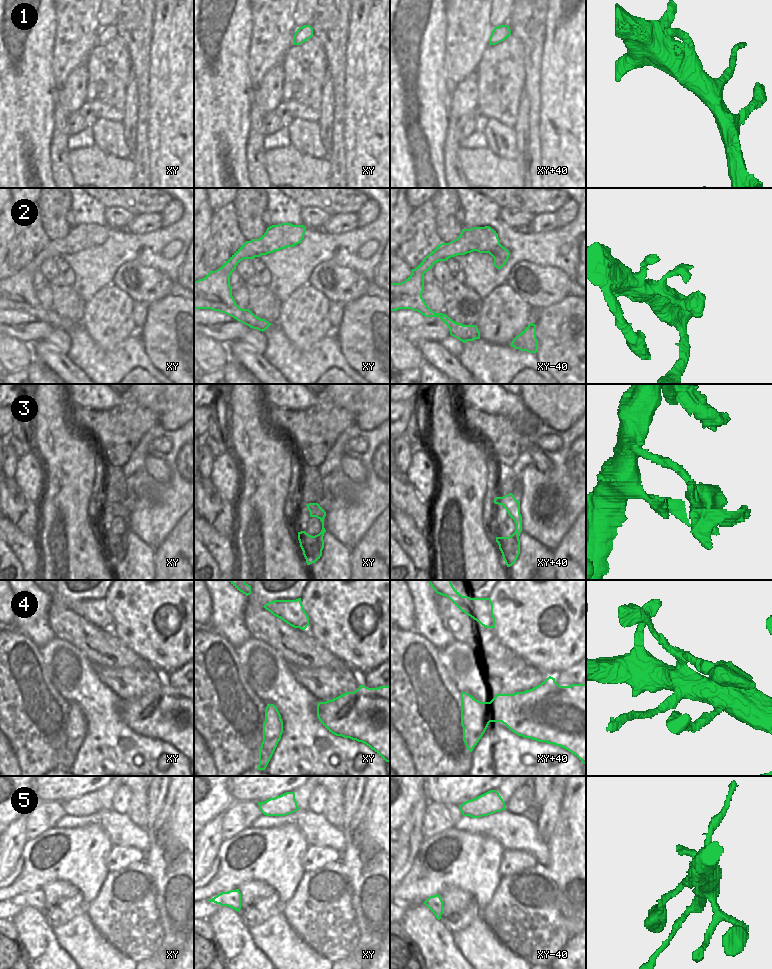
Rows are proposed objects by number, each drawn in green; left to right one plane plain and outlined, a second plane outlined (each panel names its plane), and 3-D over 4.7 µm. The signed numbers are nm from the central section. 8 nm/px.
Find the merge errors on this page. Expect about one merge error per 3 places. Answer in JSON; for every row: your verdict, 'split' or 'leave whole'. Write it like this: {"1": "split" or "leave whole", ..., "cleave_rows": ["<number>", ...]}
{"1": "leave whole", "2": "leave whole", "3": "split", "4": "split", "5": "leave whole", "cleave_rows": ["3", "4"]}

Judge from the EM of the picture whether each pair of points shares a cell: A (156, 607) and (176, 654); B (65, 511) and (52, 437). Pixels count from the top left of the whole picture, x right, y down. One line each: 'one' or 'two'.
A: one
B: one

